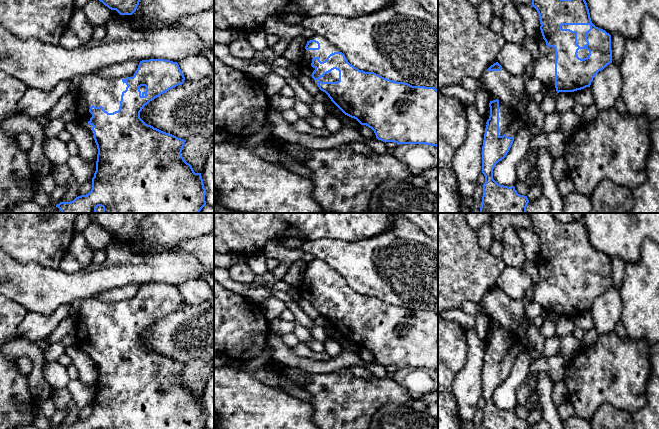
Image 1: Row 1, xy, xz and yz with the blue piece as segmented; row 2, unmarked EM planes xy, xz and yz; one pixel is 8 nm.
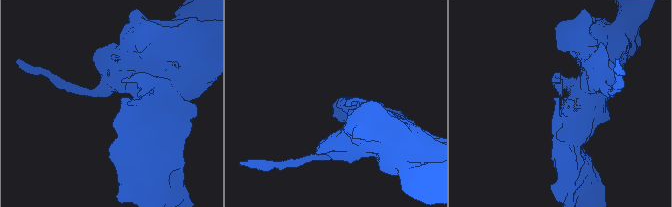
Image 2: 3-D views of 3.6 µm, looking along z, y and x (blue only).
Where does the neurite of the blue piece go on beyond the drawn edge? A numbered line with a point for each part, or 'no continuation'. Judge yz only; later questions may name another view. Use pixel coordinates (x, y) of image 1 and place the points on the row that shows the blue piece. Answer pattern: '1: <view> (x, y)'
1: yz (580, 29)

